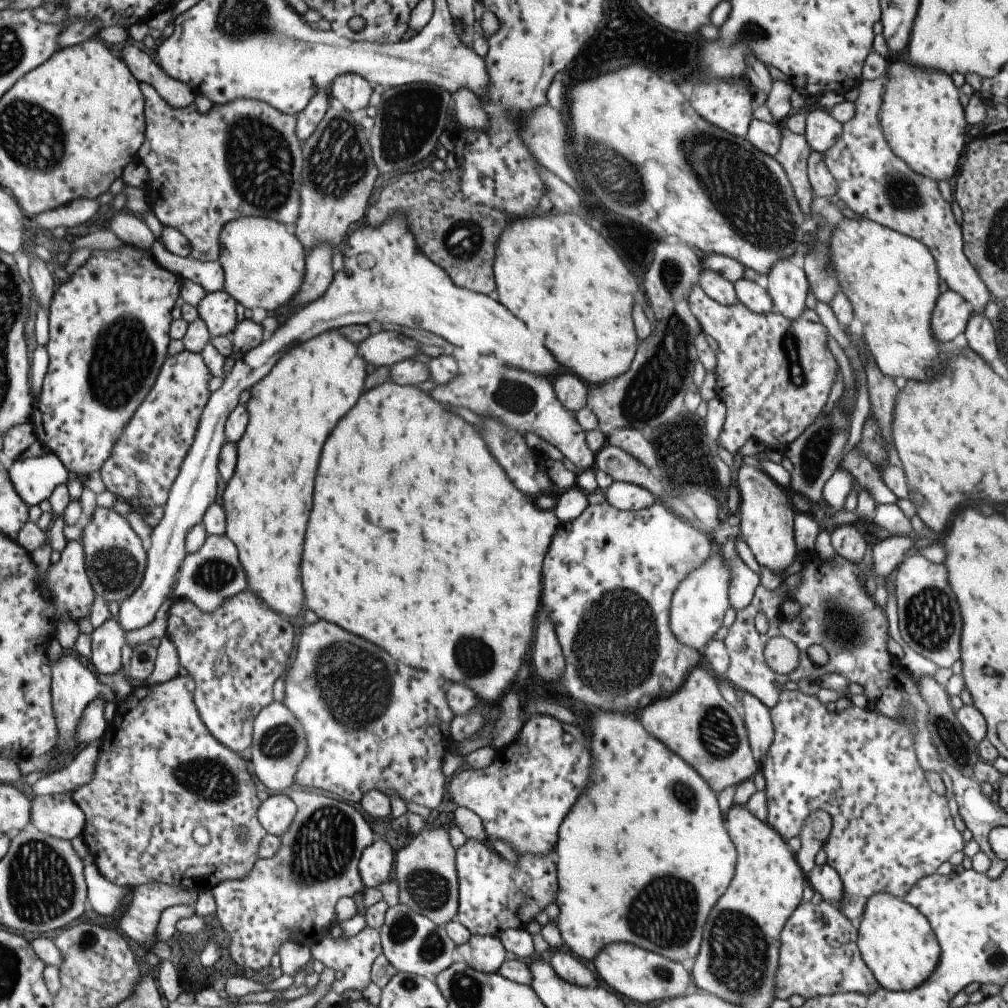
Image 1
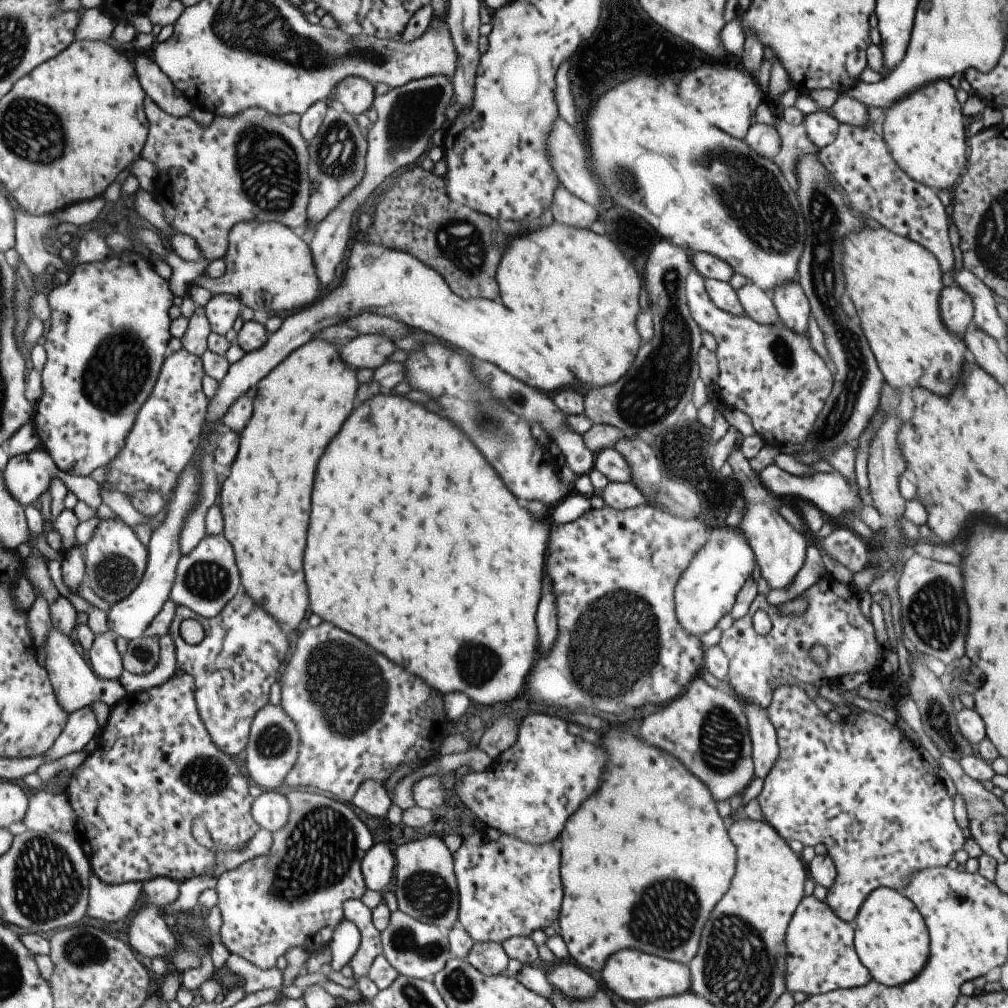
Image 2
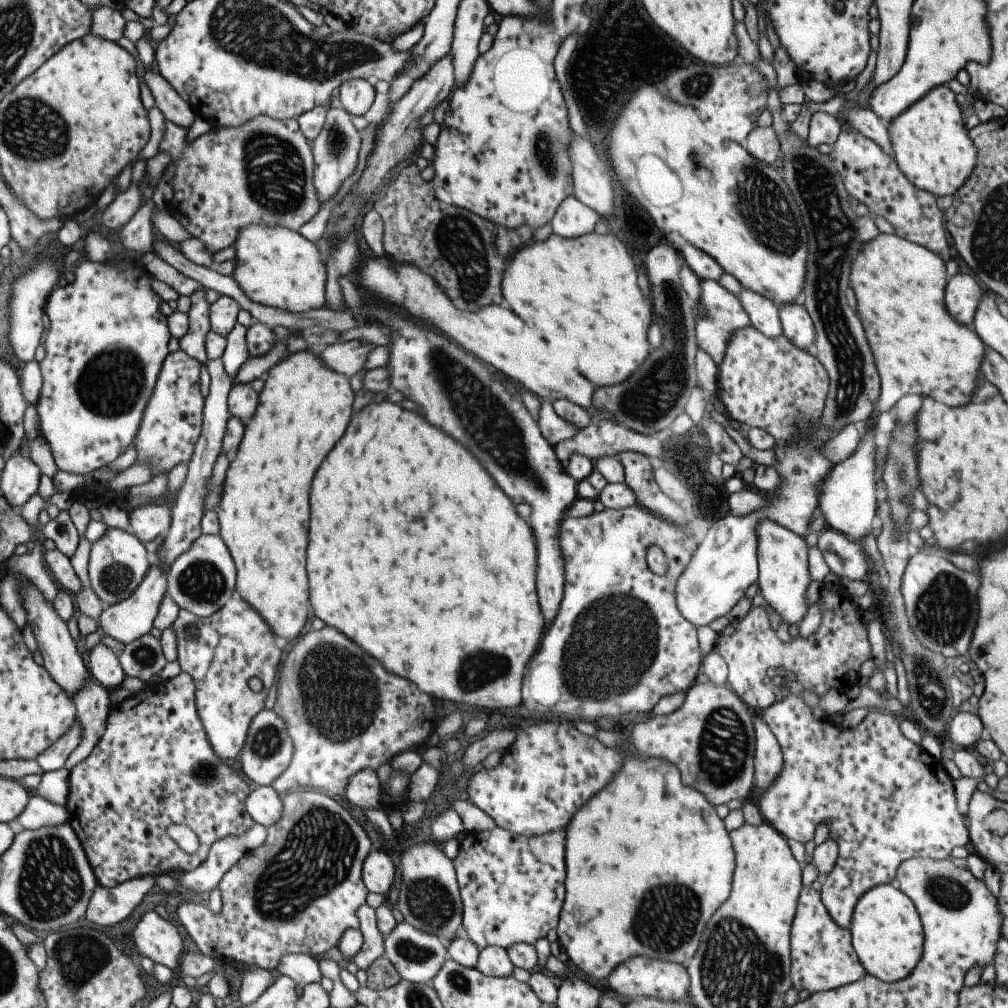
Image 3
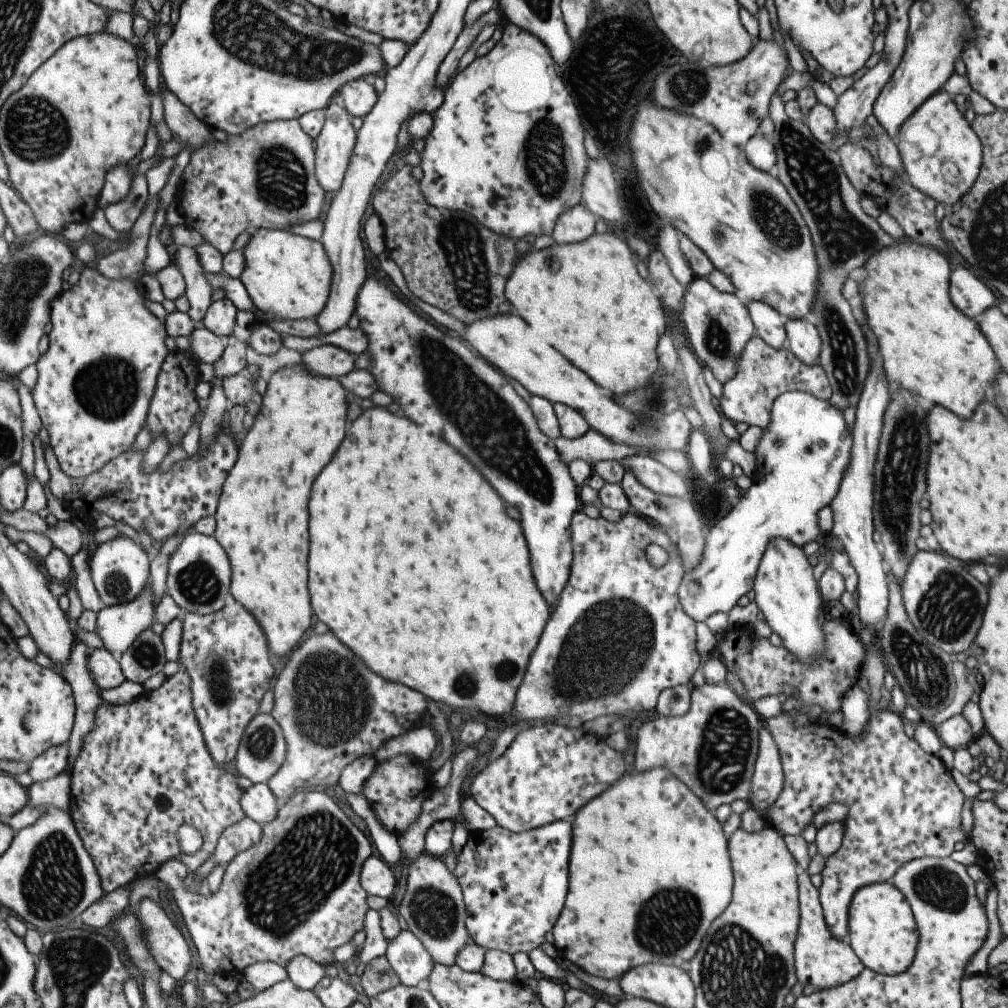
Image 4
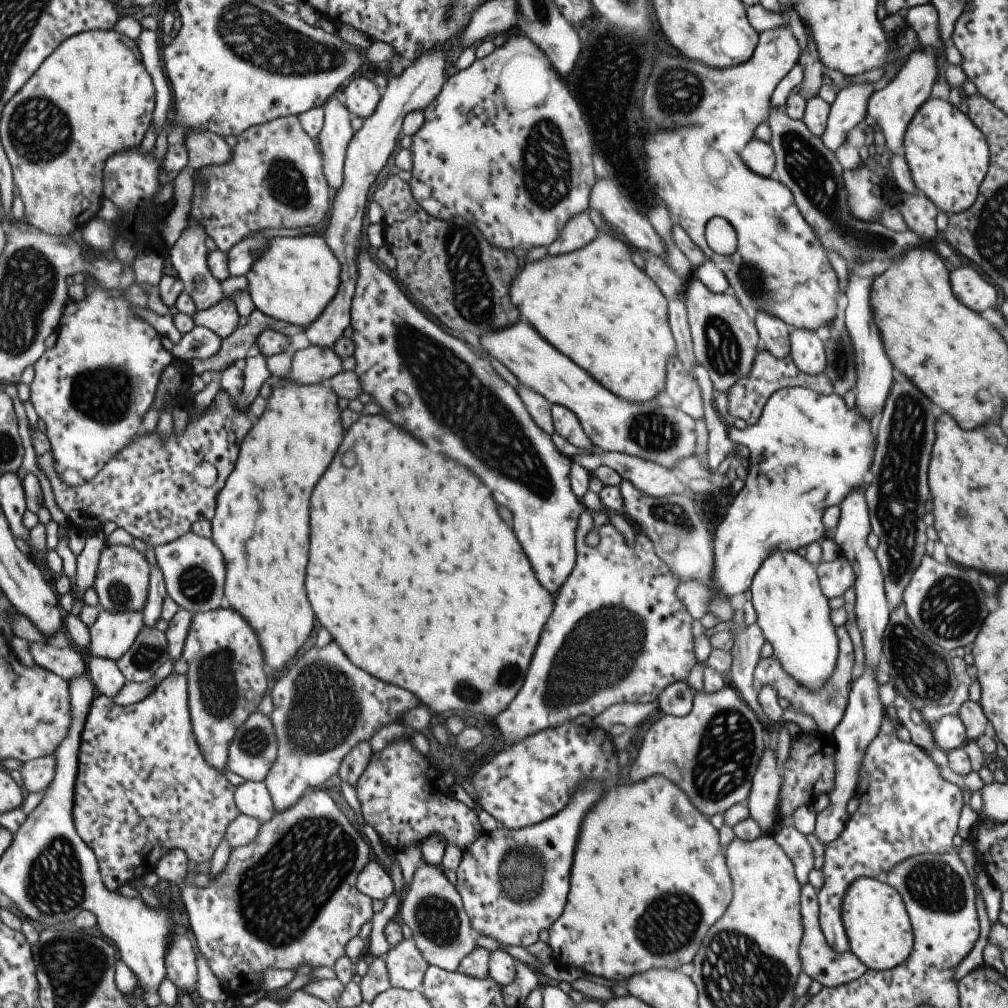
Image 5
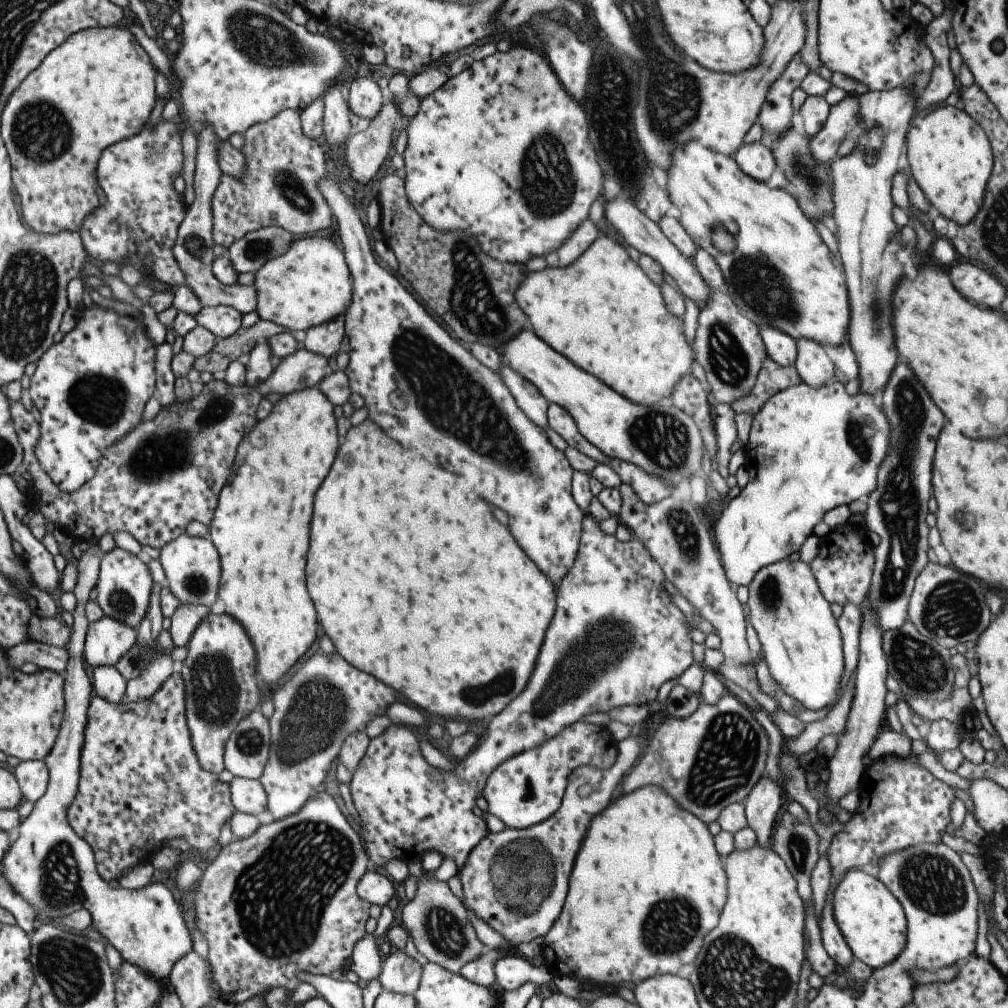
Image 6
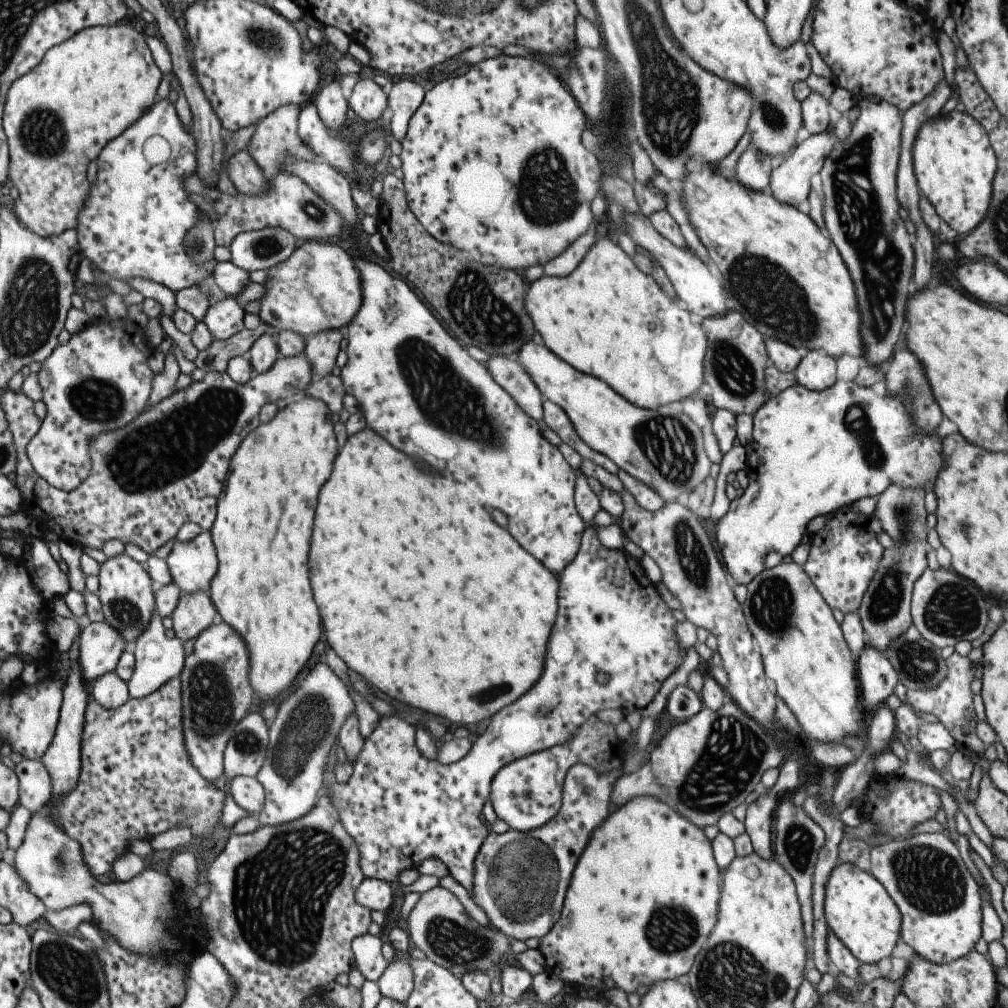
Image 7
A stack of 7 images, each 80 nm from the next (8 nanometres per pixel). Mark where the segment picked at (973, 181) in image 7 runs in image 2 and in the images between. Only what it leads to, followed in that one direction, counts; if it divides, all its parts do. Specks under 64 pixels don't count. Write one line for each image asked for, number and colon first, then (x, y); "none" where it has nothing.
2: (925, 132)
3: (930, 145)
4: (940, 155)
5: (947, 157)
6: (949, 156)

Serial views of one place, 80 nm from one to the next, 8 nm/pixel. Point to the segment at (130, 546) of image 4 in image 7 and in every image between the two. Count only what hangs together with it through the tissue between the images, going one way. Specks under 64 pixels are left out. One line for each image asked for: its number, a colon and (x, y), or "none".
5: (121, 578)
6: (123, 585)
7: (126, 594)

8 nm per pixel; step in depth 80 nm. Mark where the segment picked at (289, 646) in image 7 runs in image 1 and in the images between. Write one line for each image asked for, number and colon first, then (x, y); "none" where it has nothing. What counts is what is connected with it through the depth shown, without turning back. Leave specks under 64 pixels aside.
1: (266, 502)
2: (298, 407)
3: (303, 408)
4: (261, 516)
5: (259, 524)
6: (262, 584)

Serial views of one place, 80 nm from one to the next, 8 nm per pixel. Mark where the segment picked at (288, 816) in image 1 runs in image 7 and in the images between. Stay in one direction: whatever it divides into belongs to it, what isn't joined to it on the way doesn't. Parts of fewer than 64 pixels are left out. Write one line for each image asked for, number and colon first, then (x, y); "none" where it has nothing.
2: (270, 810)
3: (263, 805)
4: (258, 803)
5: (252, 799)
6: (247, 796)
7: (247, 793)

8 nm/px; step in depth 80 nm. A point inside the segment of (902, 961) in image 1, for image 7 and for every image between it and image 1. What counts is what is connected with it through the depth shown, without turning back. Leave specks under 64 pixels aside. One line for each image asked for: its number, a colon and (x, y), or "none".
2: (891, 940)
3: (886, 934)
4: (881, 931)
5: (879, 934)
6: (872, 922)
7: (857, 911)

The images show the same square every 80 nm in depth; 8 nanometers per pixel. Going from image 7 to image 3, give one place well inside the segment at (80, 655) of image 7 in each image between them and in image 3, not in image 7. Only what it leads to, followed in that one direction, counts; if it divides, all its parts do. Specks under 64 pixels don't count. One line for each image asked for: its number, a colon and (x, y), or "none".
3: (124, 621)
4: (118, 625)
5: (112, 633)
6: (106, 640)

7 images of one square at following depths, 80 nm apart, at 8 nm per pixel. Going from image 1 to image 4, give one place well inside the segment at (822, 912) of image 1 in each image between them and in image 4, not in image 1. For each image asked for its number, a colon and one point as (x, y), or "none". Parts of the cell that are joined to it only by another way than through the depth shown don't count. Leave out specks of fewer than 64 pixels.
2: (820, 957)
3: (822, 958)
4: (820, 959)

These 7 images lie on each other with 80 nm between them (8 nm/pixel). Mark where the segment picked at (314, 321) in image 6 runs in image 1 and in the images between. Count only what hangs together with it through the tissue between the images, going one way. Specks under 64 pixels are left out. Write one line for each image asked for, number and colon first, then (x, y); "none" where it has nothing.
1: (262, 264)
2: (268, 267)
3: (274, 266)
4: (286, 275)
5: (292, 281)

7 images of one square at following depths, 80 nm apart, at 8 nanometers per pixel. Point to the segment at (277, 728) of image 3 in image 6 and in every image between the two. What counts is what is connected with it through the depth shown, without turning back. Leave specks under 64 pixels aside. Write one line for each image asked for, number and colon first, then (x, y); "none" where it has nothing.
4: (262, 749)
5: (252, 751)
6: (245, 753)

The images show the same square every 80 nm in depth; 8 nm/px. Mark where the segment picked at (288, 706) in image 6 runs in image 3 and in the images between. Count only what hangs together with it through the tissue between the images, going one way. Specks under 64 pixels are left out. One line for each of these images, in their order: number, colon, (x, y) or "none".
3: (344, 713)
4: (332, 710)
5: (322, 706)

